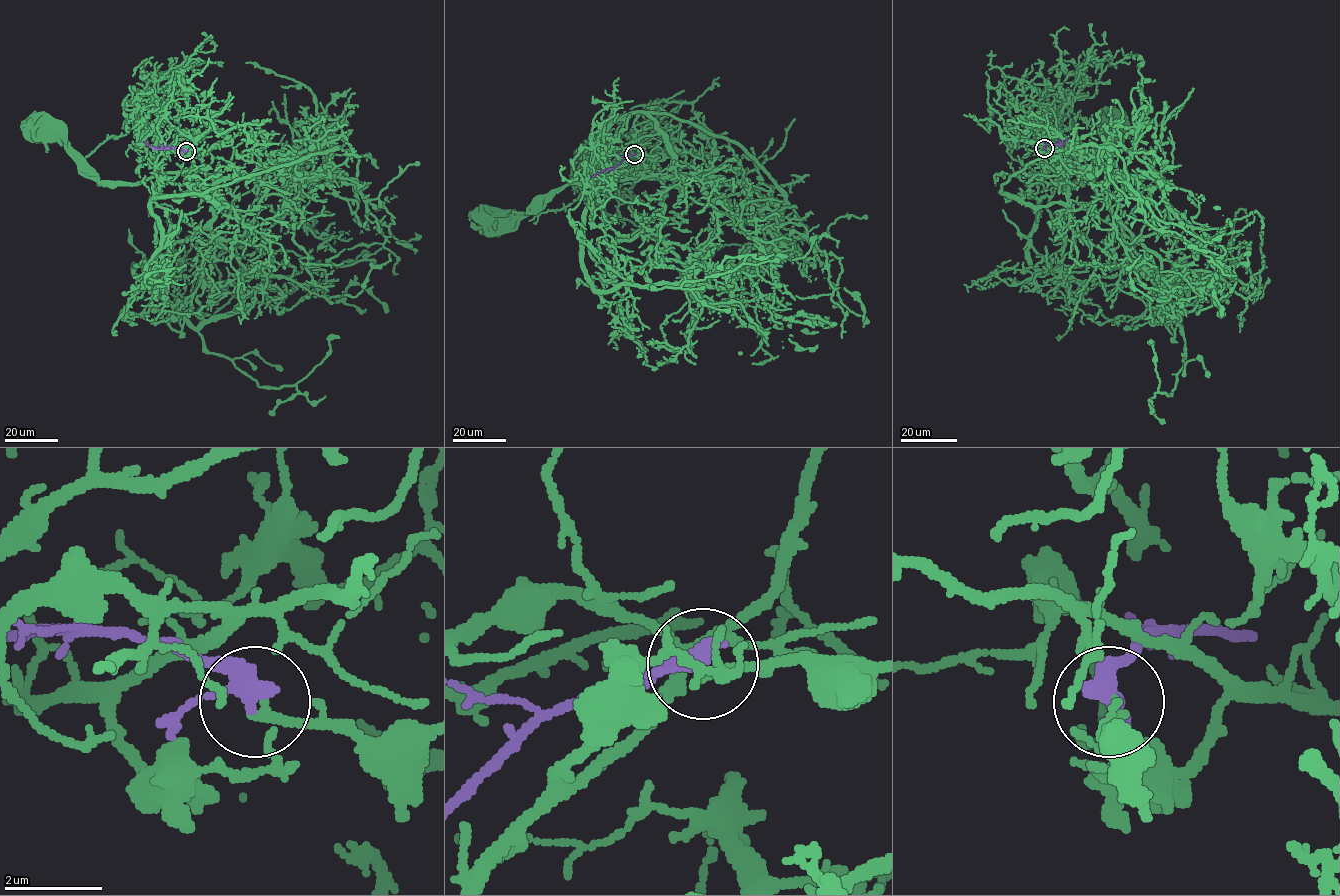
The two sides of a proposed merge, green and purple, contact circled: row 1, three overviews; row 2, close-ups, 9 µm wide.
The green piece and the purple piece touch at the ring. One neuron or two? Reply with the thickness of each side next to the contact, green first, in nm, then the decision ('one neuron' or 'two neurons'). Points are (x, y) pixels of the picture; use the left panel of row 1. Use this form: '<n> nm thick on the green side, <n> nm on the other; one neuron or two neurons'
160 nm thick on the green side, 320 nm on the other; two neurons

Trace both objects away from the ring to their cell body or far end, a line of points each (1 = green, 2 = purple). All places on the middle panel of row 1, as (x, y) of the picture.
1: (634, 155), (664, 158), (644, 165), (639, 178), (605, 187), (567, 183), (536, 213), (493, 222)
2: (634, 155), (591, 177)

